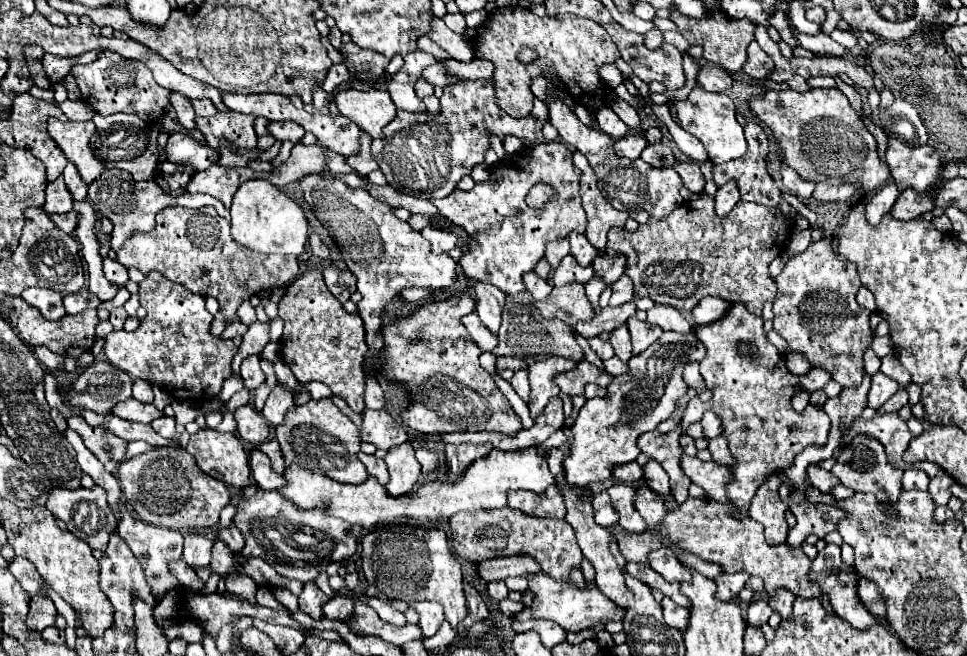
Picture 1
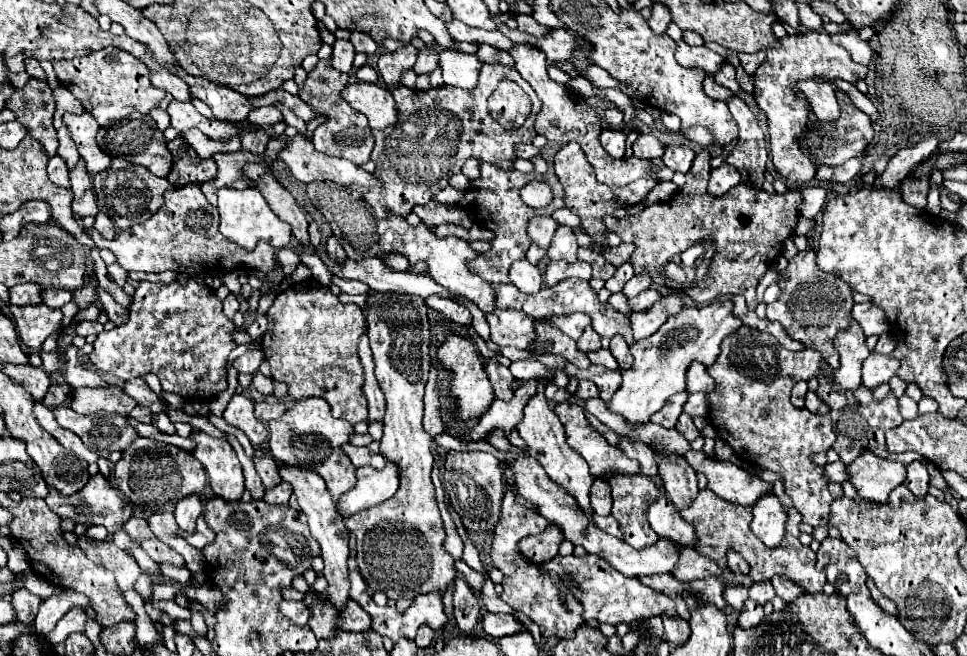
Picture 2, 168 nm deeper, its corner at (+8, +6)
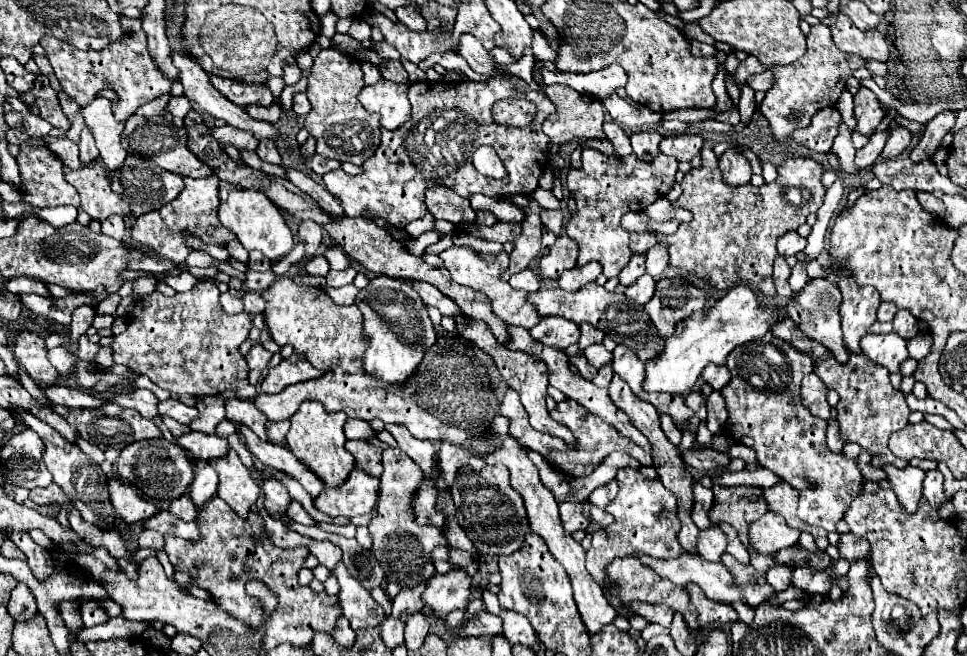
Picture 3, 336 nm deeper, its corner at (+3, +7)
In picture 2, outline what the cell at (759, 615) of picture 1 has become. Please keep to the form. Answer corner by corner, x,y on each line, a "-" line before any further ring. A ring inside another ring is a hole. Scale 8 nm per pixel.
766,581
766,583
754,583
754,585
750,587
750,599
758,601
760,605
772,601
774,597
776,597
776,593
774,593
774,587
772,587
770,581

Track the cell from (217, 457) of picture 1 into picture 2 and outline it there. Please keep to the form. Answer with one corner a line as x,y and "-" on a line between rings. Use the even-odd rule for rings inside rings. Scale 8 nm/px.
192,433
190,437
196,441
192,455
204,465
212,491
226,501
240,501
246,491
244,475
230,443
224,439
214,439
206,433

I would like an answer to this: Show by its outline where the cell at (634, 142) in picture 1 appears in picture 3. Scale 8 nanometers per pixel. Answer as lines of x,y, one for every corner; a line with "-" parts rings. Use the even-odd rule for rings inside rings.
611,122
611,124
605,124
603,130
605,130
607,138
611,140
611,144
615,146
617,156
629,156
629,154
631,154
629,136
627,136
627,132
625,132
621,126
617,126
615,122

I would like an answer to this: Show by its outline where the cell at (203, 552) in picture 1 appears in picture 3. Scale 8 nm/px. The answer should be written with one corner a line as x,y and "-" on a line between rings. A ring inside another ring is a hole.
201,464
197,468
195,482
191,484
191,490
189,490
189,496
197,508
201,508
205,502
209,502
215,496
217,480
219,478
215,476
215,470
211,470
209,464

